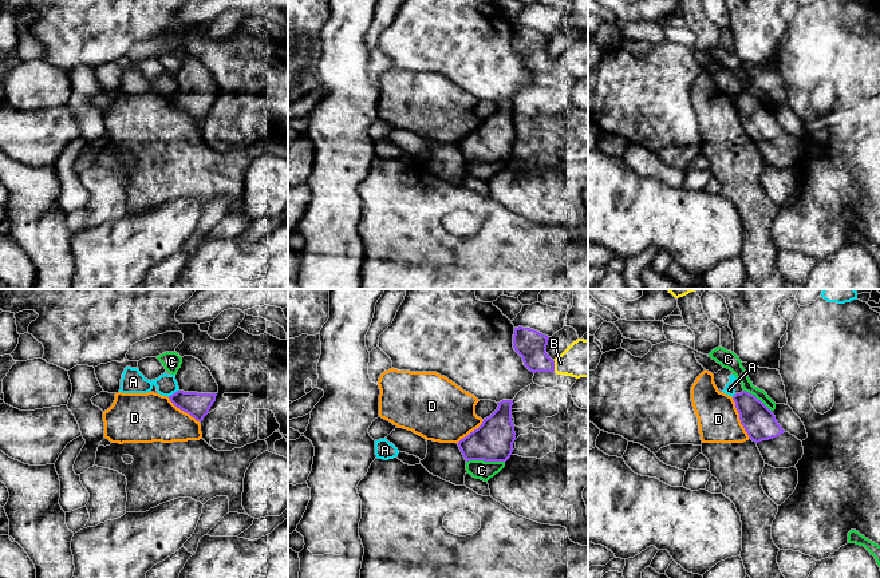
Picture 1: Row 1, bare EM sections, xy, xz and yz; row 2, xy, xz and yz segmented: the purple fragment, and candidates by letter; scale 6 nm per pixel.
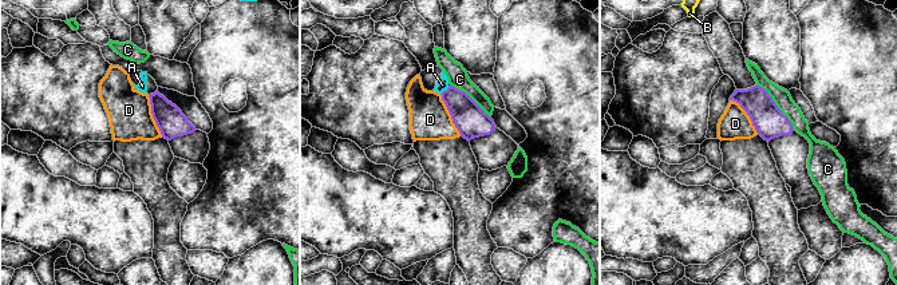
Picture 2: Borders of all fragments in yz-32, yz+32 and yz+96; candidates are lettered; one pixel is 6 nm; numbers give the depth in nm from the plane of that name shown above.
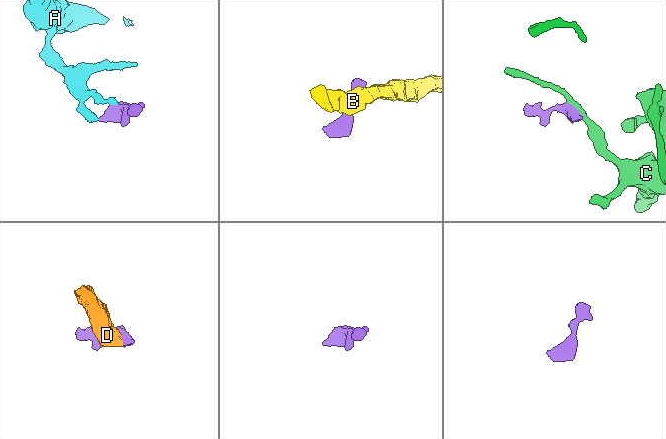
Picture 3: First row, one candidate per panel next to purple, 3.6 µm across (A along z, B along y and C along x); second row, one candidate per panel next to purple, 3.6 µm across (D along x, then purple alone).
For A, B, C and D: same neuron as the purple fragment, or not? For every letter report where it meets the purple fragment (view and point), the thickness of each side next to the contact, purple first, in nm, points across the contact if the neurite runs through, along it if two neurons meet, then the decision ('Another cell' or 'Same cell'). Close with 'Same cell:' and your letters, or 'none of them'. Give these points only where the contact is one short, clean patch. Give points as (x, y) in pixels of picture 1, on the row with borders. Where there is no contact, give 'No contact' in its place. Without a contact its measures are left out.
A: Touches purple at xy (173, 394). Thickness 150 nm (purple) against 140 nm. Boundary: xy (178, 390), (168, 396). Another cell
B: Touches purple at xz (553, 367). Thickness 180 nm (purple) against 220 nm. Another cell
C: Touches purple at xz (485, 460). Thickness 240 nm (purple) against 110 nm. Boundary: xz (504, 460), (466, 462). Another cell
D: Touches purple at yz (740, 418). Thickness 200 nm (purple) against 260 nm. Boundary: yz (731, 398), (740, 423), (750, 438). Another cell
Same cell: none of them

